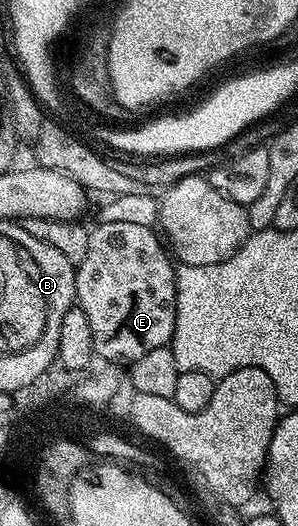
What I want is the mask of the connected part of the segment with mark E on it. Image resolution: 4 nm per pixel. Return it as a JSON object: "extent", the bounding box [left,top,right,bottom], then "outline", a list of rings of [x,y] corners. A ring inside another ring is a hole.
{"extent":[74,219,176,361],"outline":[[[114,219],[90,231],[88,253],[84,261],[76,264],[74,293],[76,305],[88,317],[94,354],[99,360],[133,361],[173,340],[176,329],[176,267],[170,261],[171,256],[159,232],[142,223]]]}

